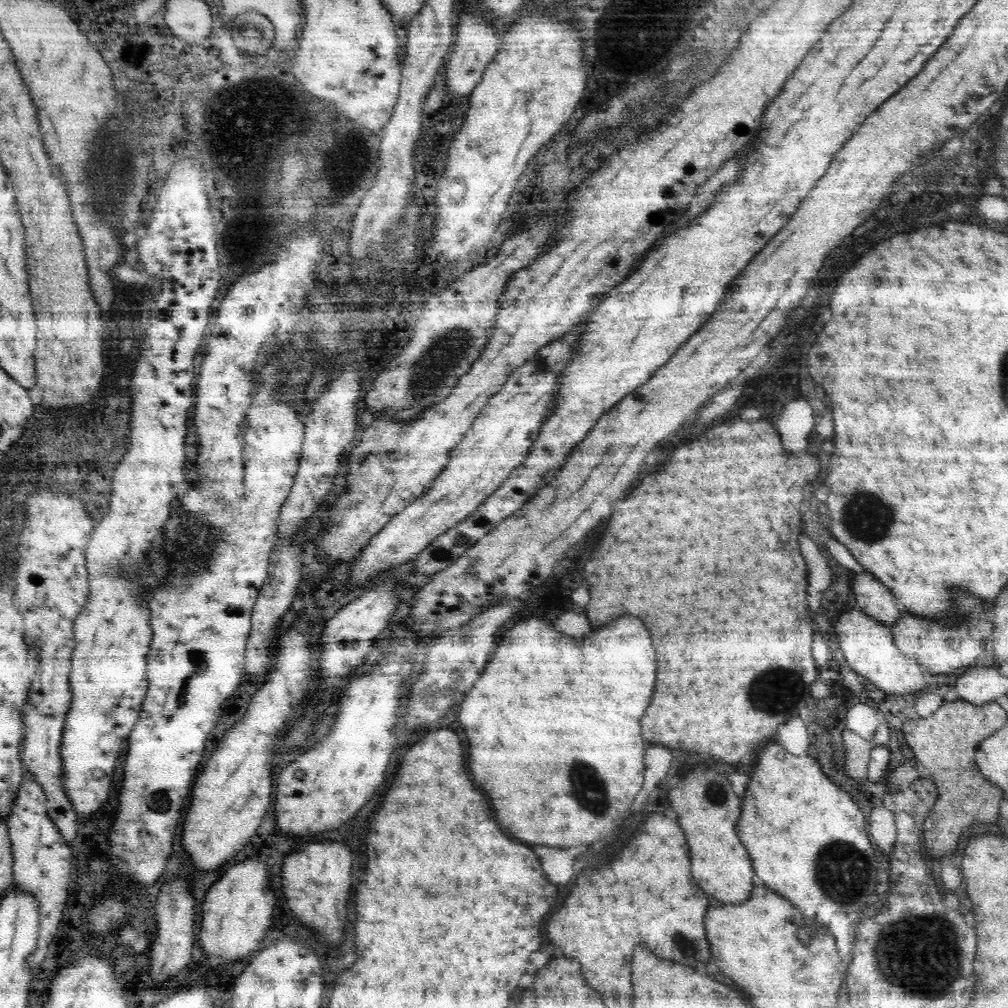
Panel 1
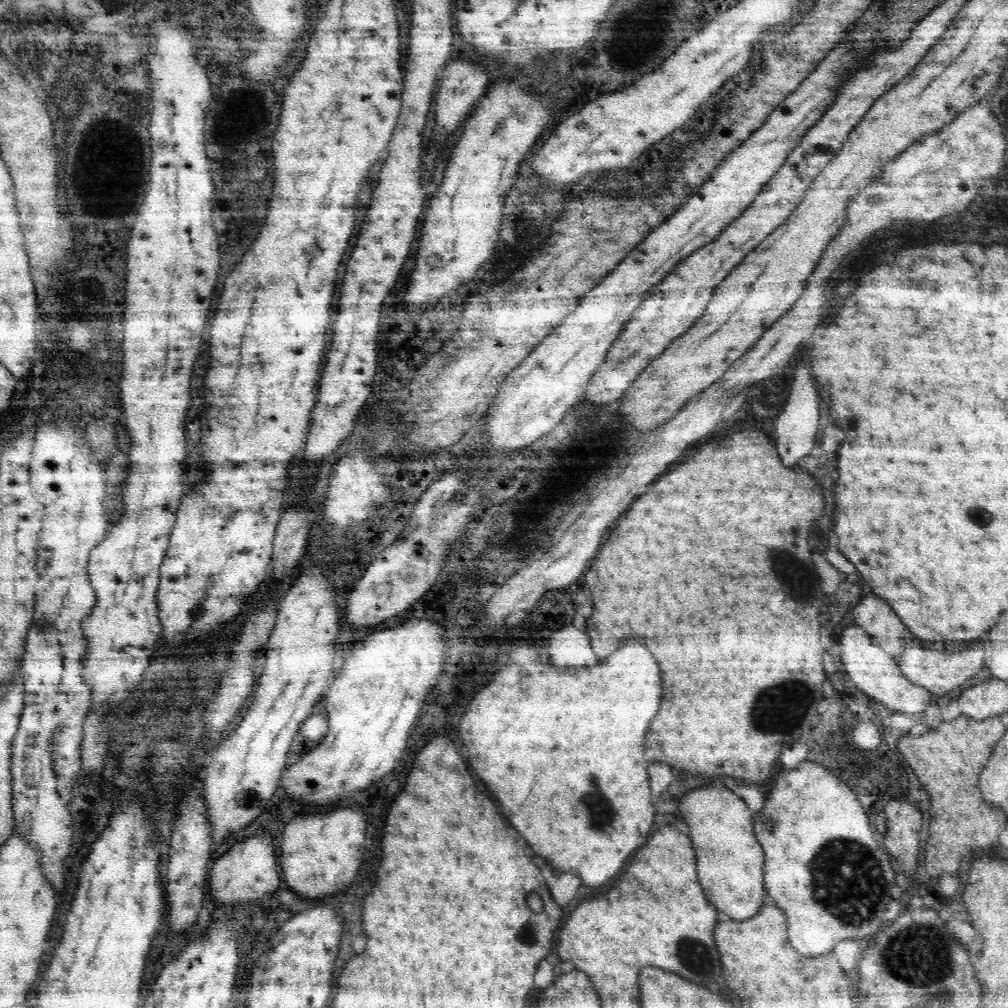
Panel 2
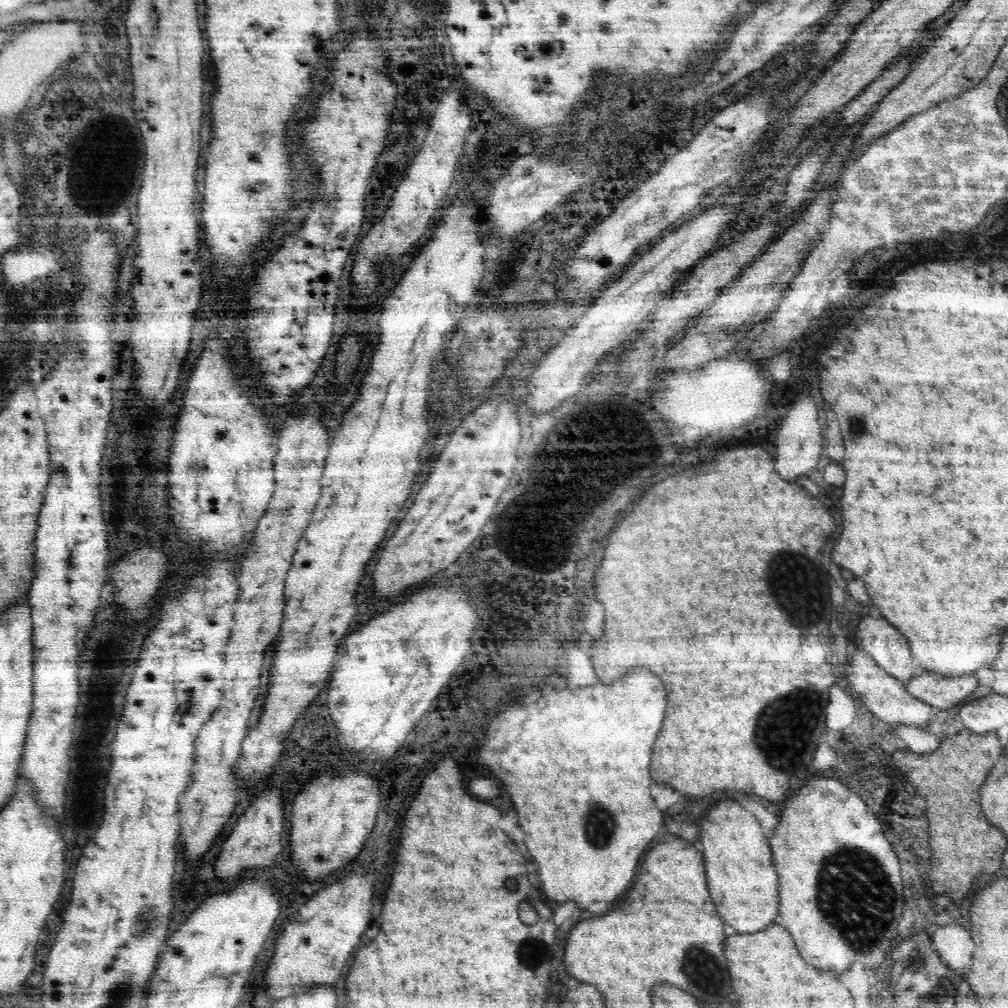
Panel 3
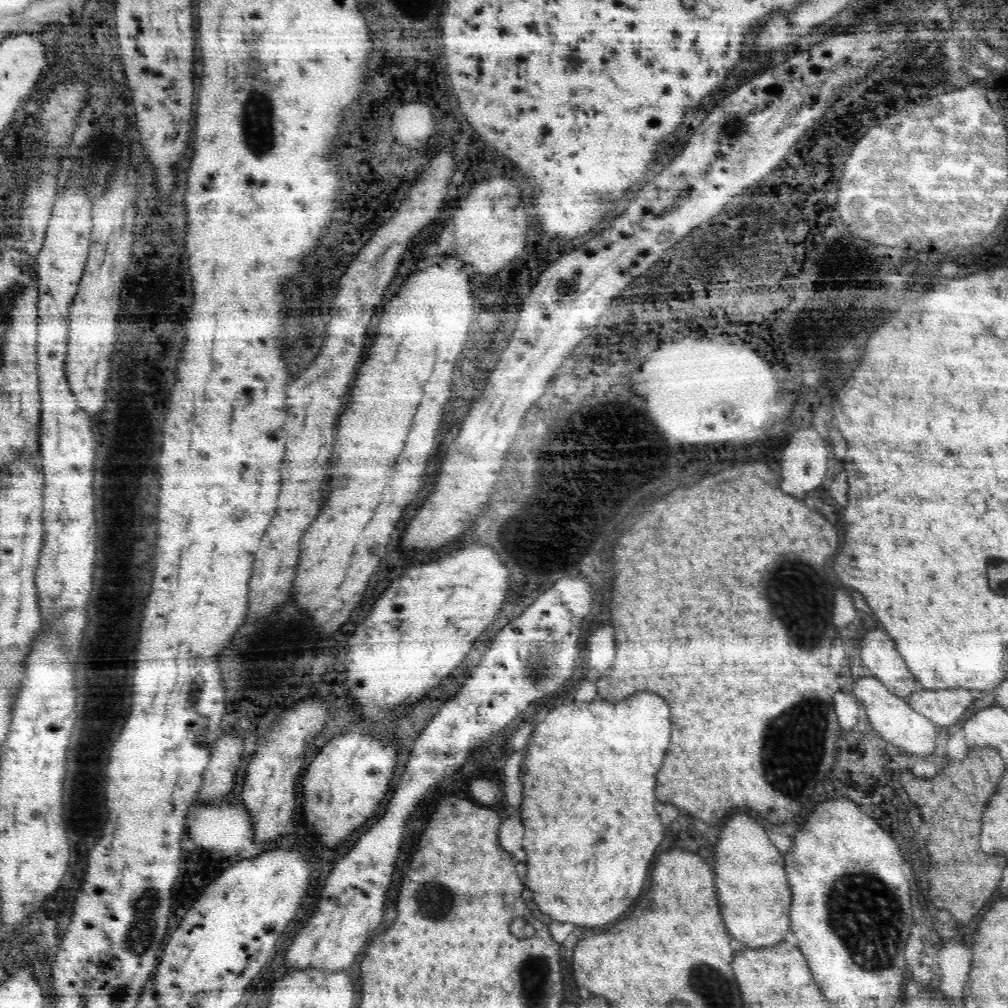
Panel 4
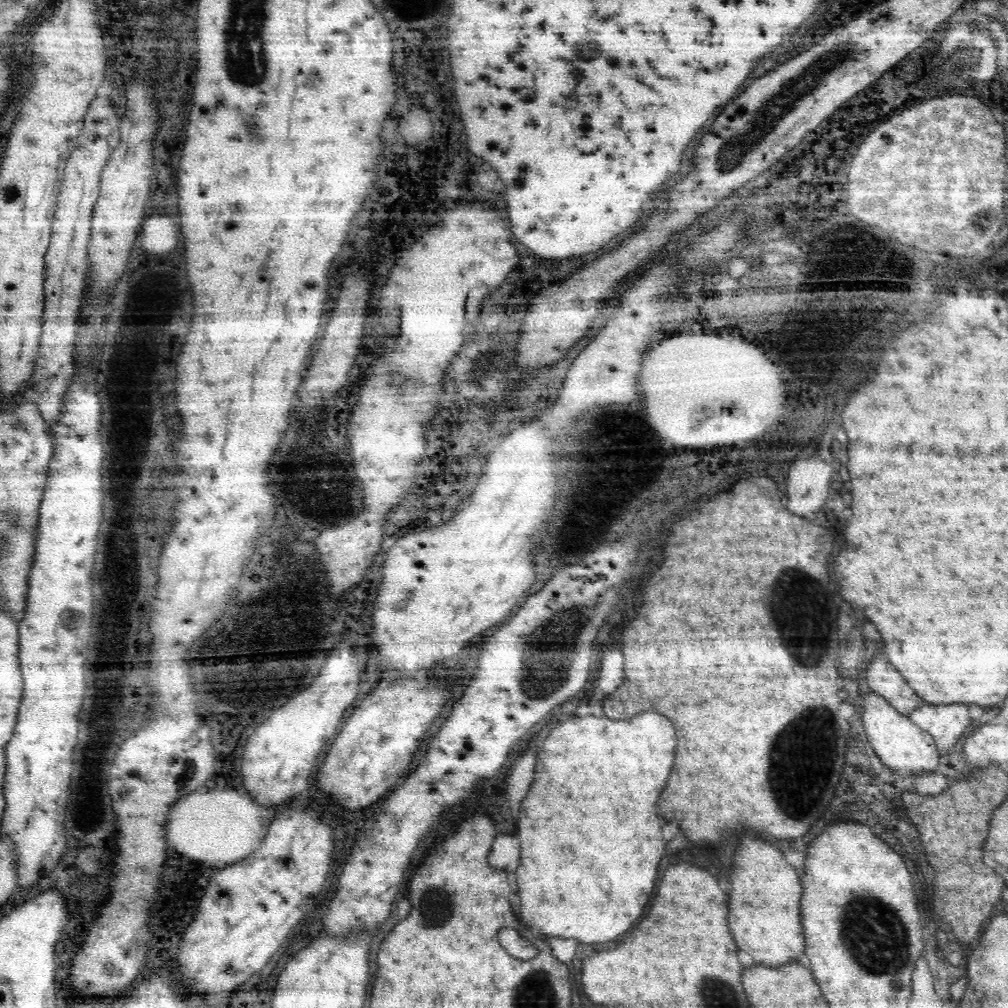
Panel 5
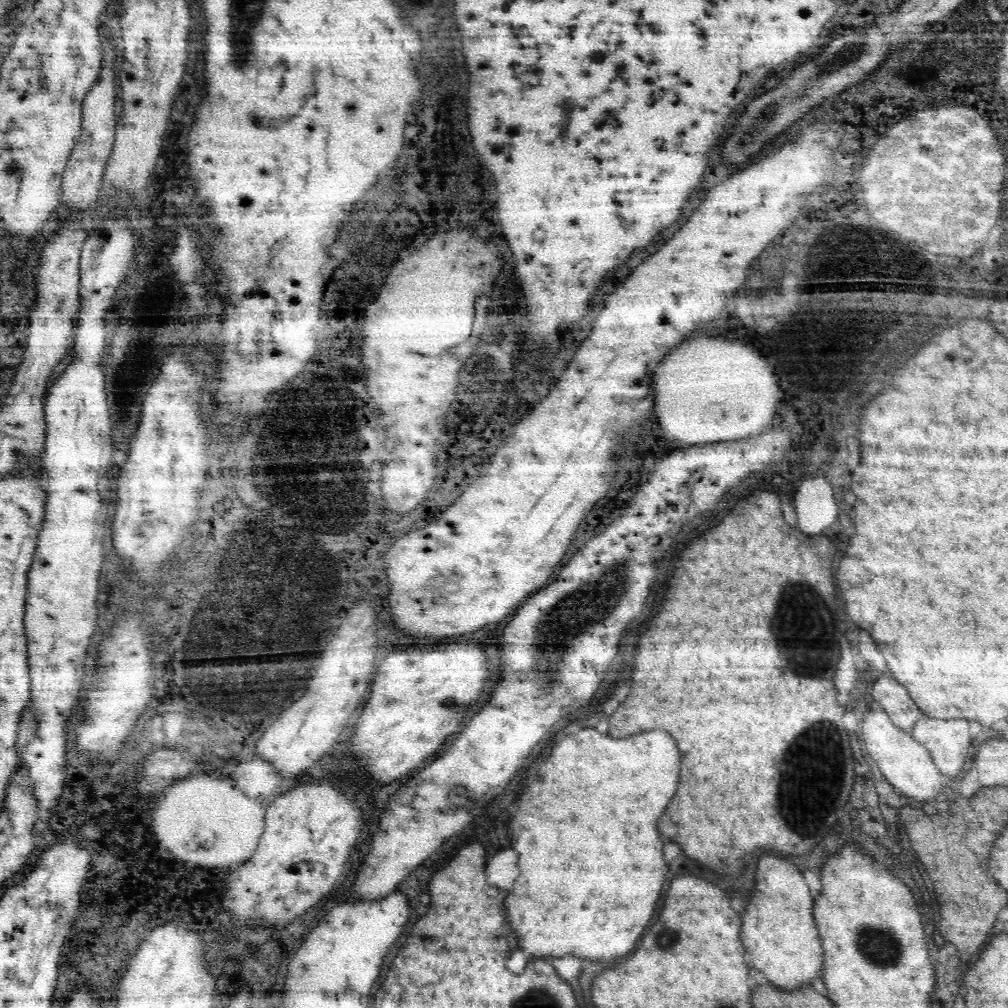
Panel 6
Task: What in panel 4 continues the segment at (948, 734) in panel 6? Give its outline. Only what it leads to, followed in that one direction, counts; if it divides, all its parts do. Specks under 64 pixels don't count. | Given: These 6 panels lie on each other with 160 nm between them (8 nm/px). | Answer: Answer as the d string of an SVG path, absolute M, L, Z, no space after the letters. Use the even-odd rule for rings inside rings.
M942 688L942 690L926 690L910 694L908 703L918 714L931 720L936 727L952 728L964 712L968 710L974 698L971 690L962 688Z

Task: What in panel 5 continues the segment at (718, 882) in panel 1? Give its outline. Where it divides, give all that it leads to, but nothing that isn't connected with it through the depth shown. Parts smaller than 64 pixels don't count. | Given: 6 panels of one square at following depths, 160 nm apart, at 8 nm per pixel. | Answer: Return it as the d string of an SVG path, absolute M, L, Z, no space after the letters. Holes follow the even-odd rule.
M744 838L736 852L736 866L732 874L730 894L730 930L740 950L752 948L752 960L764 966L784 966L799 959L806 949L806 937L800 919L802 883L800 872L792 868L784 854L758 840Z

